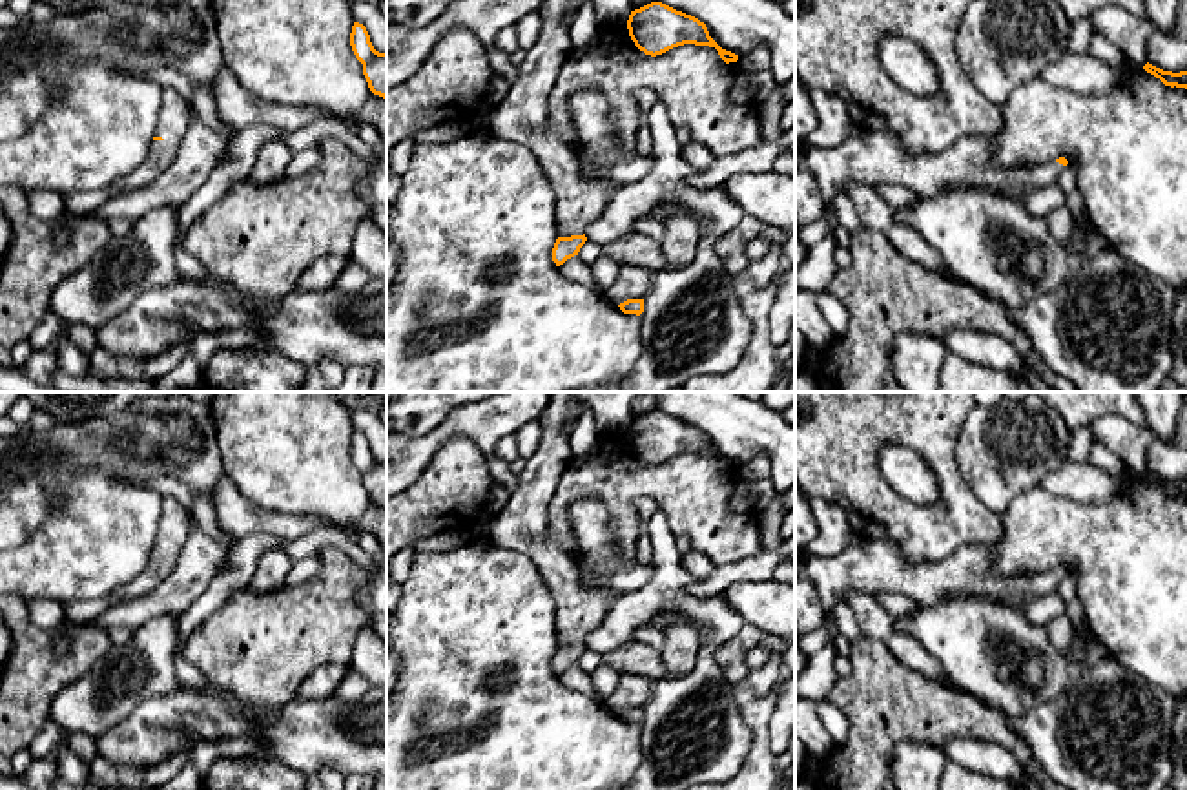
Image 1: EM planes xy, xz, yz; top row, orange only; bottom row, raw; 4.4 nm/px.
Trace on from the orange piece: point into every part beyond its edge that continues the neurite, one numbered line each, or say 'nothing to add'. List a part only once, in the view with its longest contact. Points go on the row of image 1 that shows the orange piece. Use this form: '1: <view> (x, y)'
1: xz (522, 115)

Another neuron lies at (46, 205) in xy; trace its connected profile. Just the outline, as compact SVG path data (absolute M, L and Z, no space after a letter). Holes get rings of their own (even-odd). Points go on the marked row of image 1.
M33 190L26 193L26 201L27 201L27 208L29 212L51 224L55 221L58 221L60 215L66 215L66 201L64 195L55 193L51 190Z

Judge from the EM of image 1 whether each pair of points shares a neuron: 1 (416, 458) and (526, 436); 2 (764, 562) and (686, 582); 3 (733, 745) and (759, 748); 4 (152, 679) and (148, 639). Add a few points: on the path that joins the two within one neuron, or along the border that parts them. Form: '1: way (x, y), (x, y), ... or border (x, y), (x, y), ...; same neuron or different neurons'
1: border (536, 420), (531, 420), (515, 433); different neurons
2: way (744, 570), (724, 575), (713, 586), (706, 586); same neuron
3: border (741, 708), (750, 730), (750, 748), (737, 770); different neurons
4: way (150, 670), (150, 648); same neuron

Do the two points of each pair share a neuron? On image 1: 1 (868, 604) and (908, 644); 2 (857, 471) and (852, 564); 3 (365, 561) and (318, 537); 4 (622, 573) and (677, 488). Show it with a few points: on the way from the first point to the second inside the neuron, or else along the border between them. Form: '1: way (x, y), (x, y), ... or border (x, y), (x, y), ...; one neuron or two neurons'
1: way (872, 617), (896, 641); one neuron
2: border (854, 535), (890, 540), (896, 546); two neurons
3: way (354, 550), (341, 539), (329, 537); one neuron
4: border (611, 520), (615, 553), (622, 559), (633, 559); two neurons

